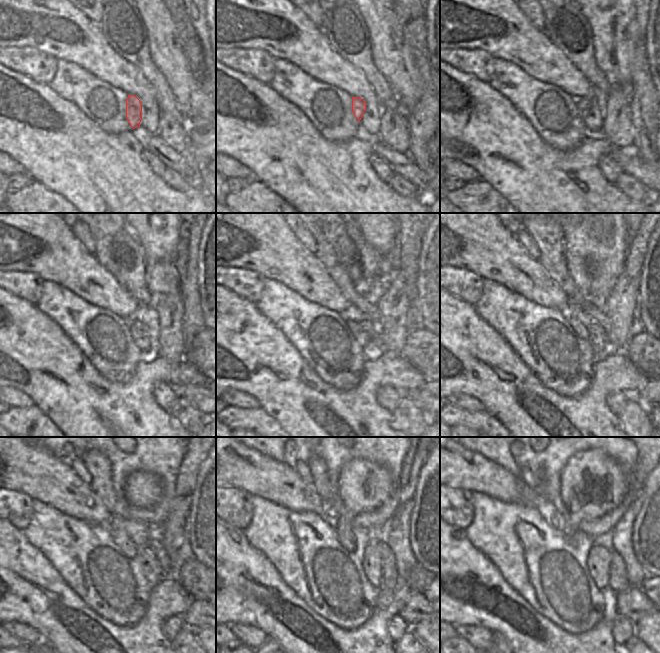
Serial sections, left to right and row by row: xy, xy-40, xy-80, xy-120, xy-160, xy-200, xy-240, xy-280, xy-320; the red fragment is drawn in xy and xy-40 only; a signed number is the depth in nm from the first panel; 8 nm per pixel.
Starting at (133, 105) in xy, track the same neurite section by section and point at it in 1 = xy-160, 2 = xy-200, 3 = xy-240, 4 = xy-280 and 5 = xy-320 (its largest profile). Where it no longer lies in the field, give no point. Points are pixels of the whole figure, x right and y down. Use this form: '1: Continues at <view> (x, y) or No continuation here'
1: Continues at xy-160 (366, 326)
2: Continues at xy-200 (596, 335)
3: Continues at xy-240 (150, 568)
4: Continues at xy-280 (372, 563)
5: Continues at xy-320 (599, 557)

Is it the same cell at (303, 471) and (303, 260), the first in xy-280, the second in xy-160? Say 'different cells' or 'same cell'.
different cells

